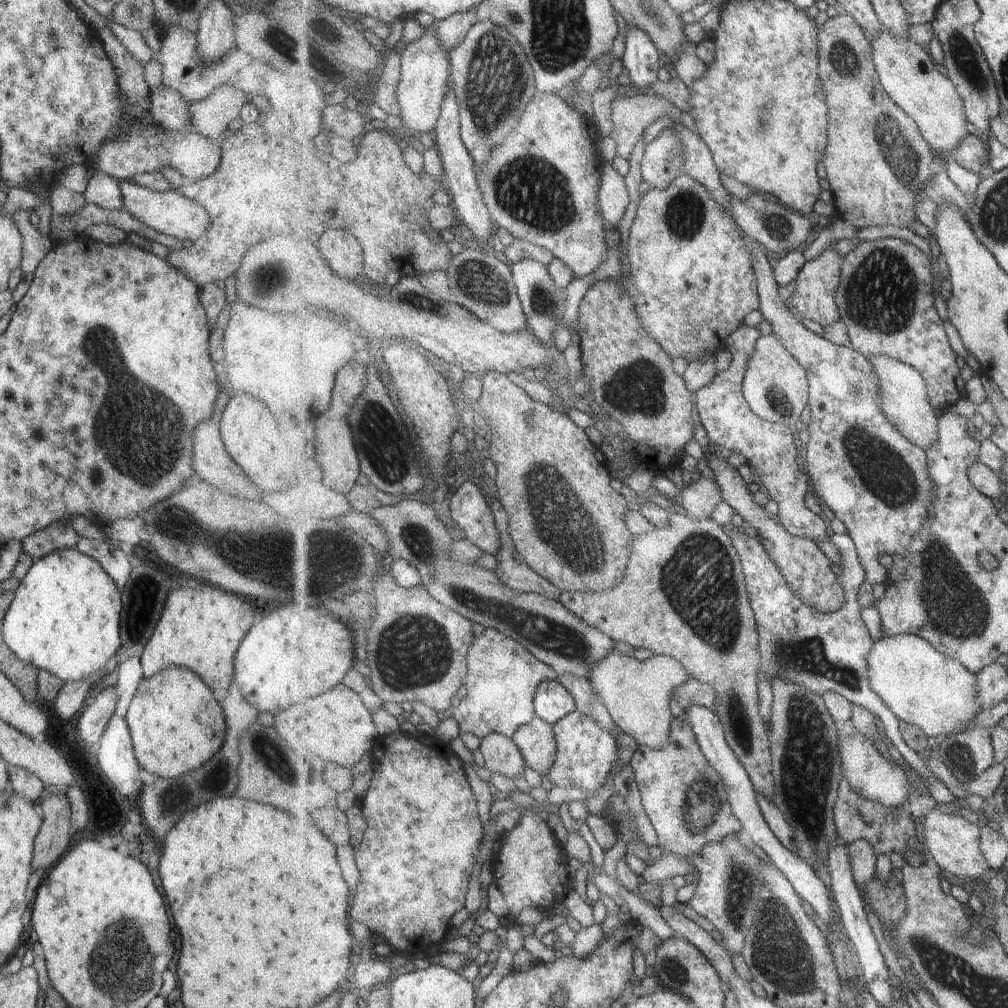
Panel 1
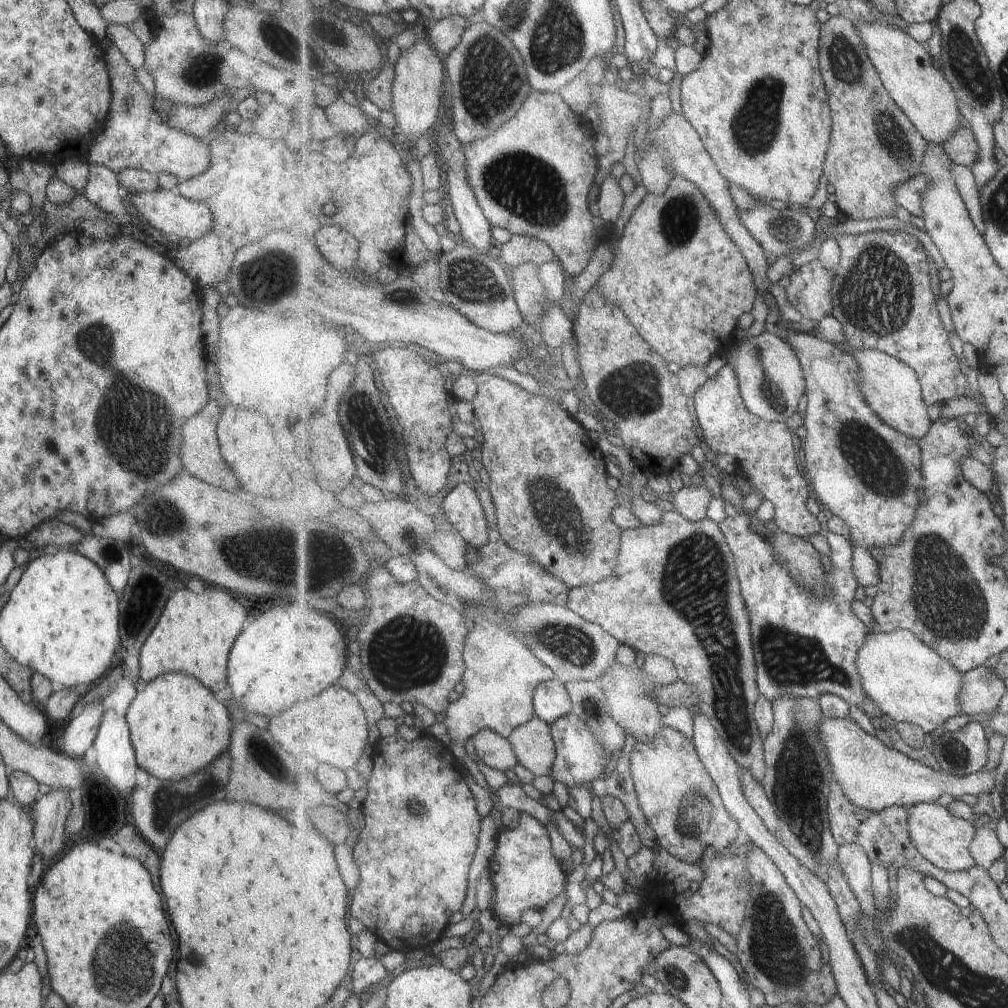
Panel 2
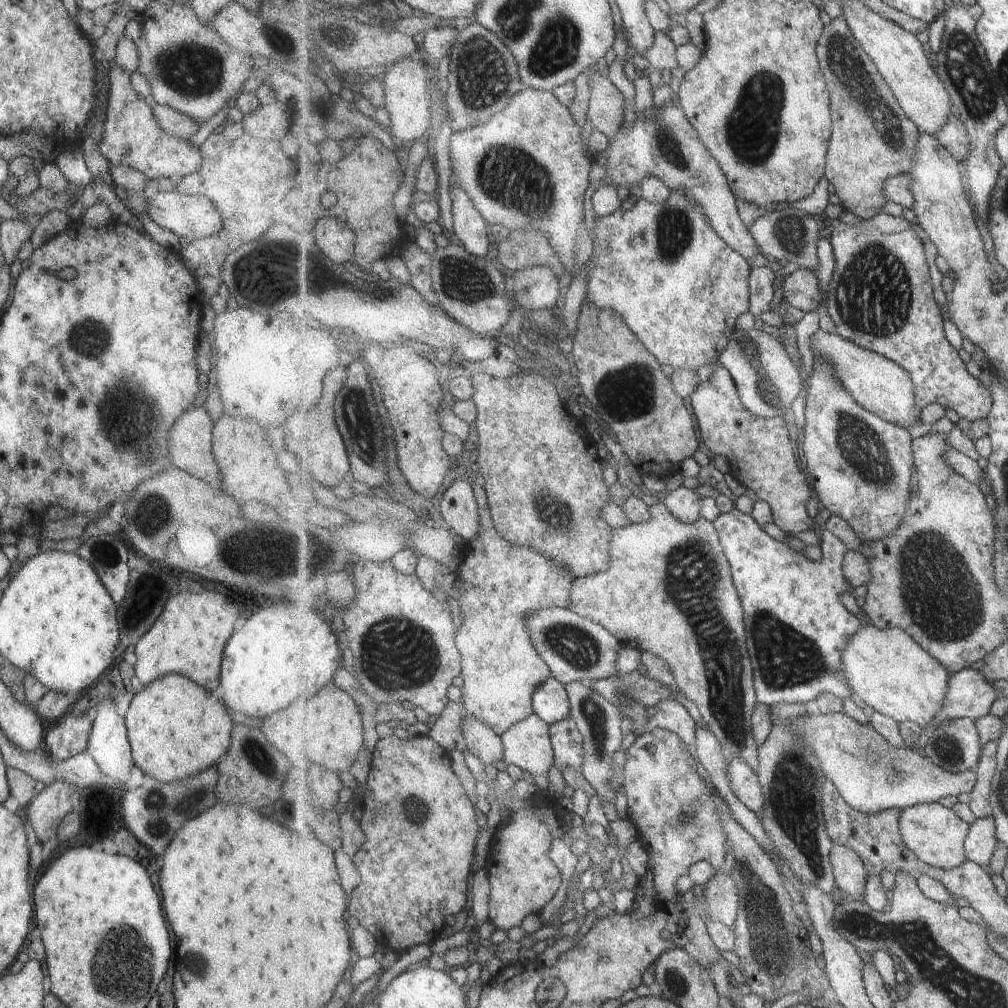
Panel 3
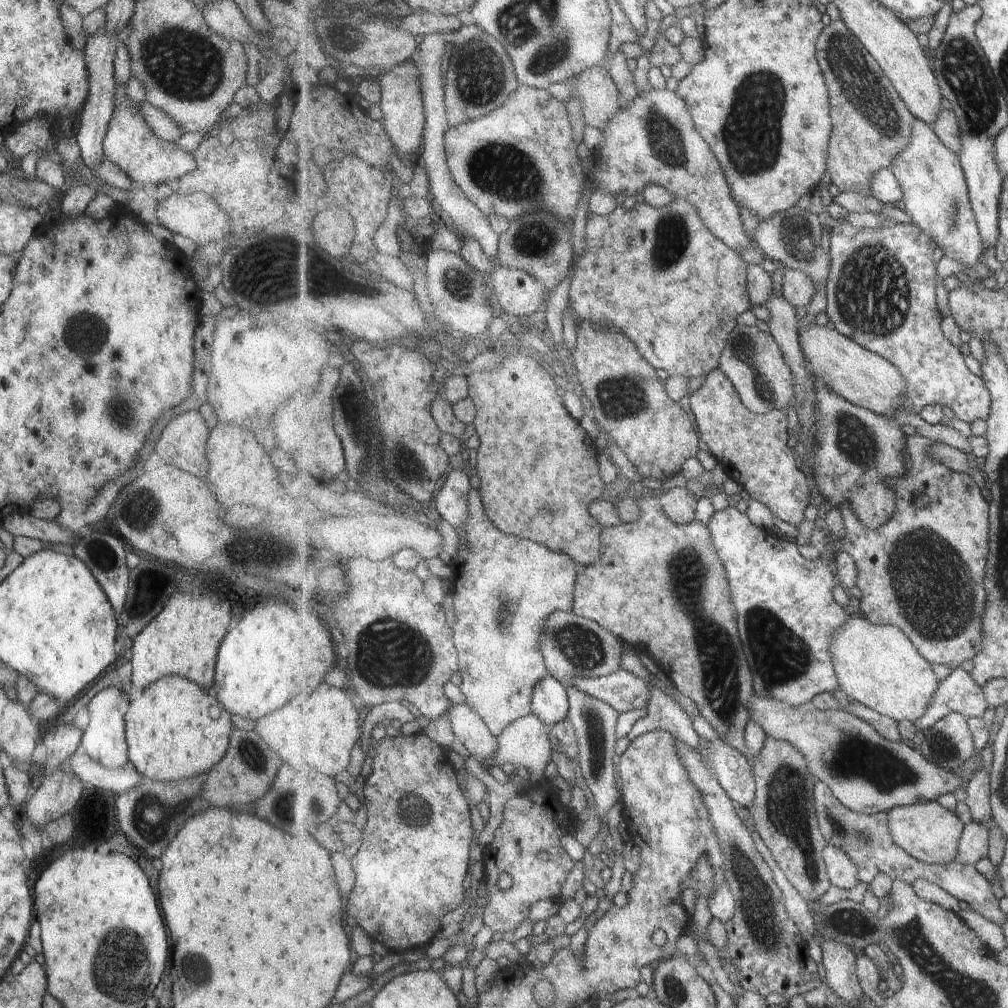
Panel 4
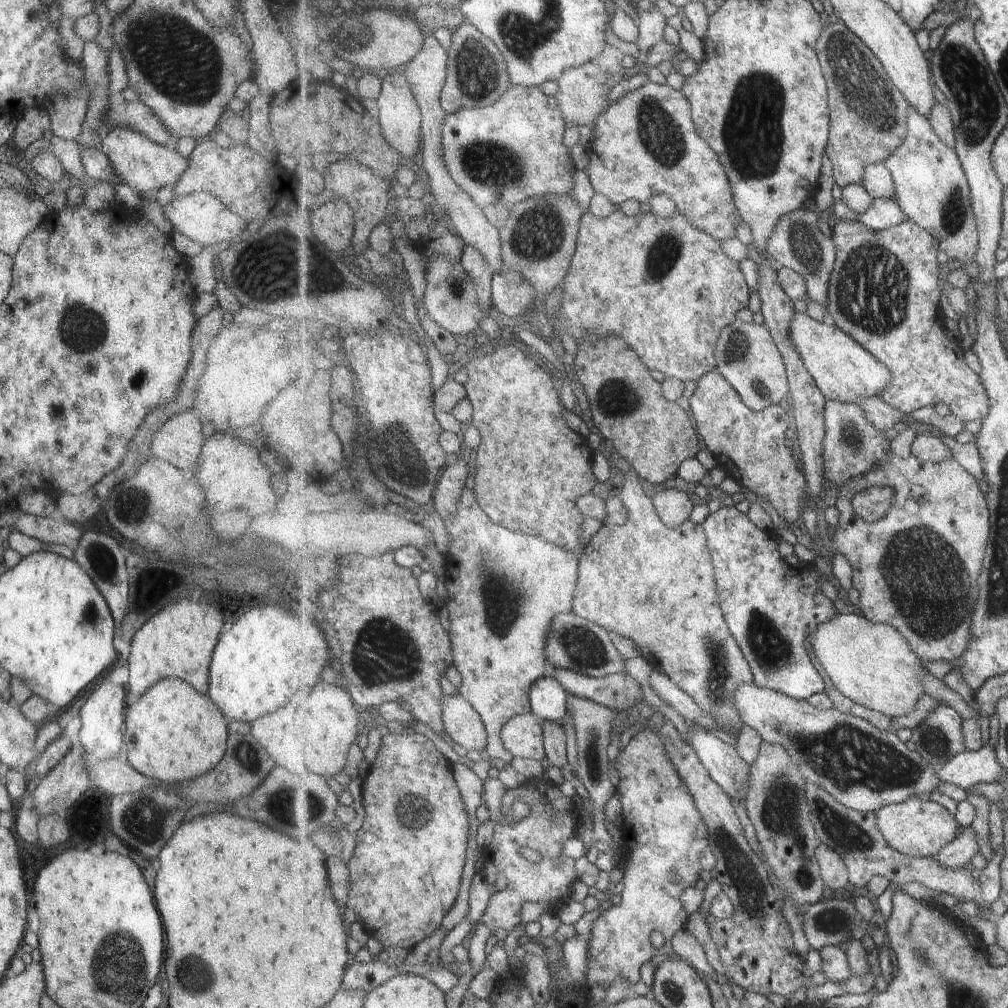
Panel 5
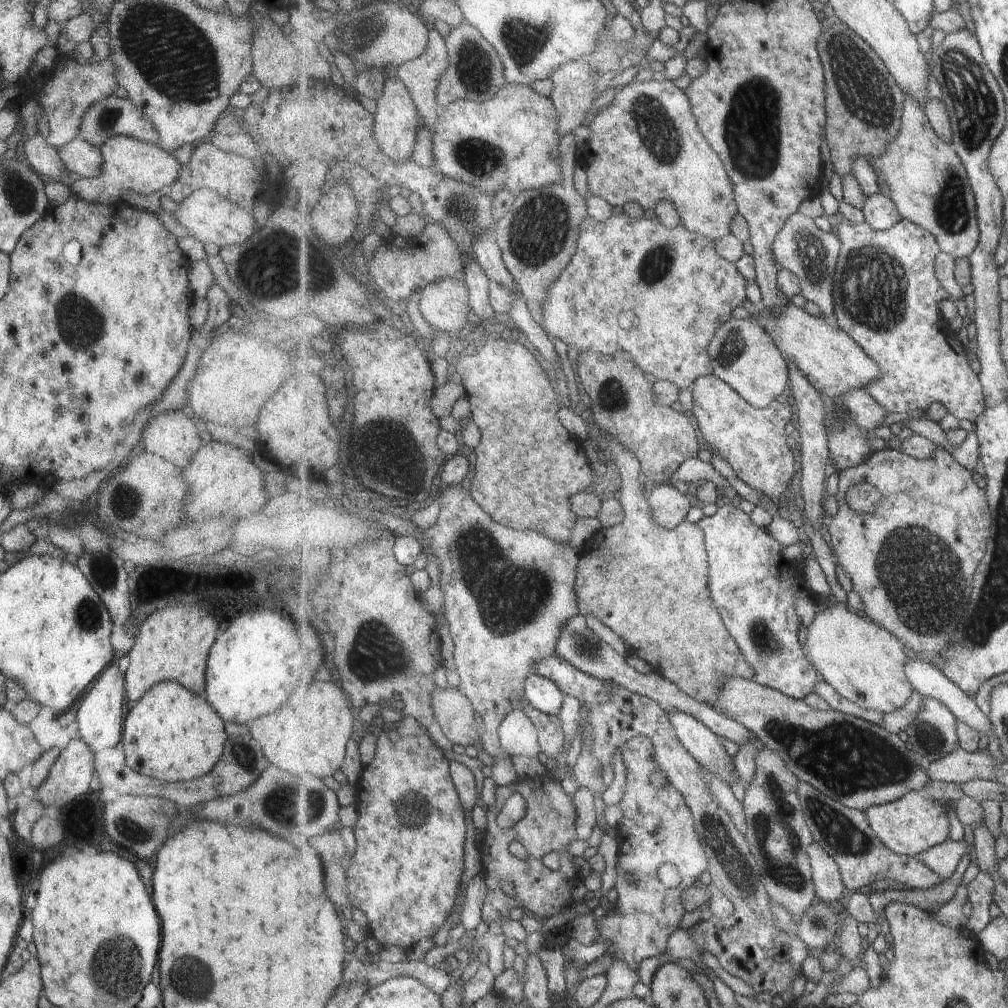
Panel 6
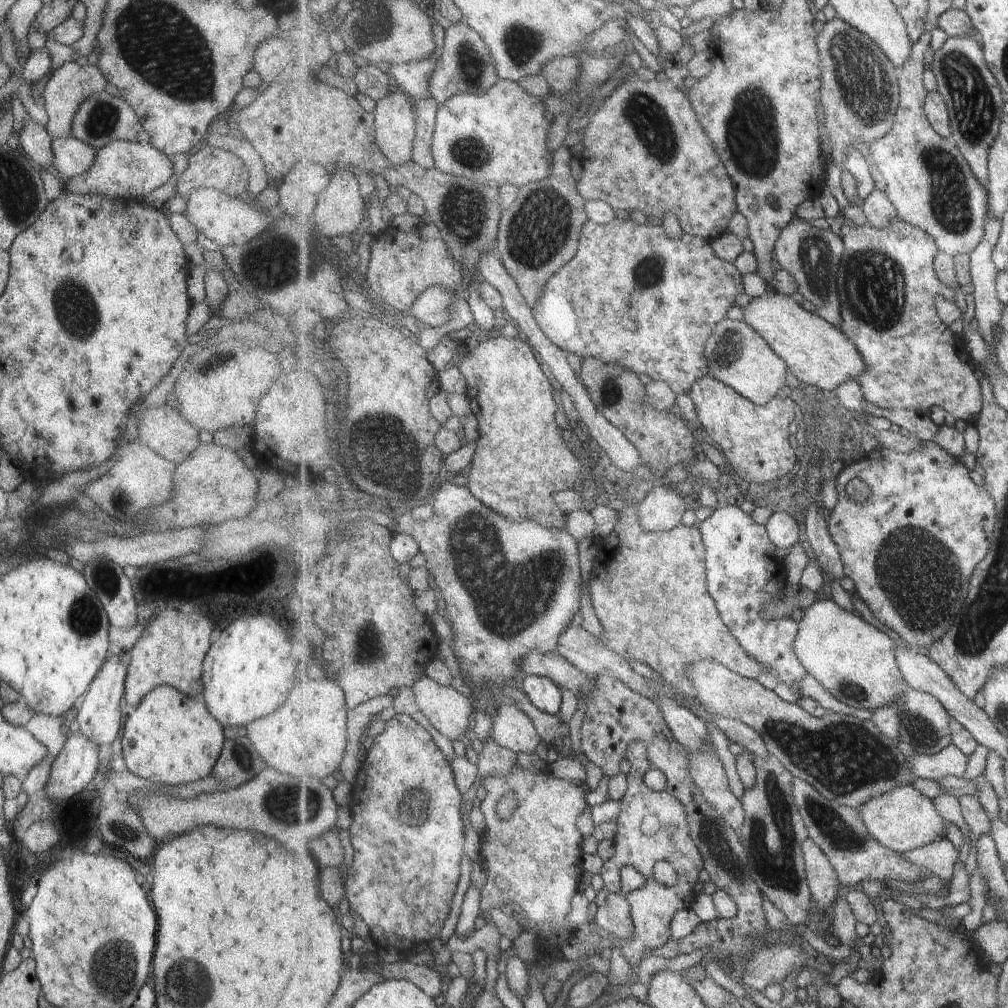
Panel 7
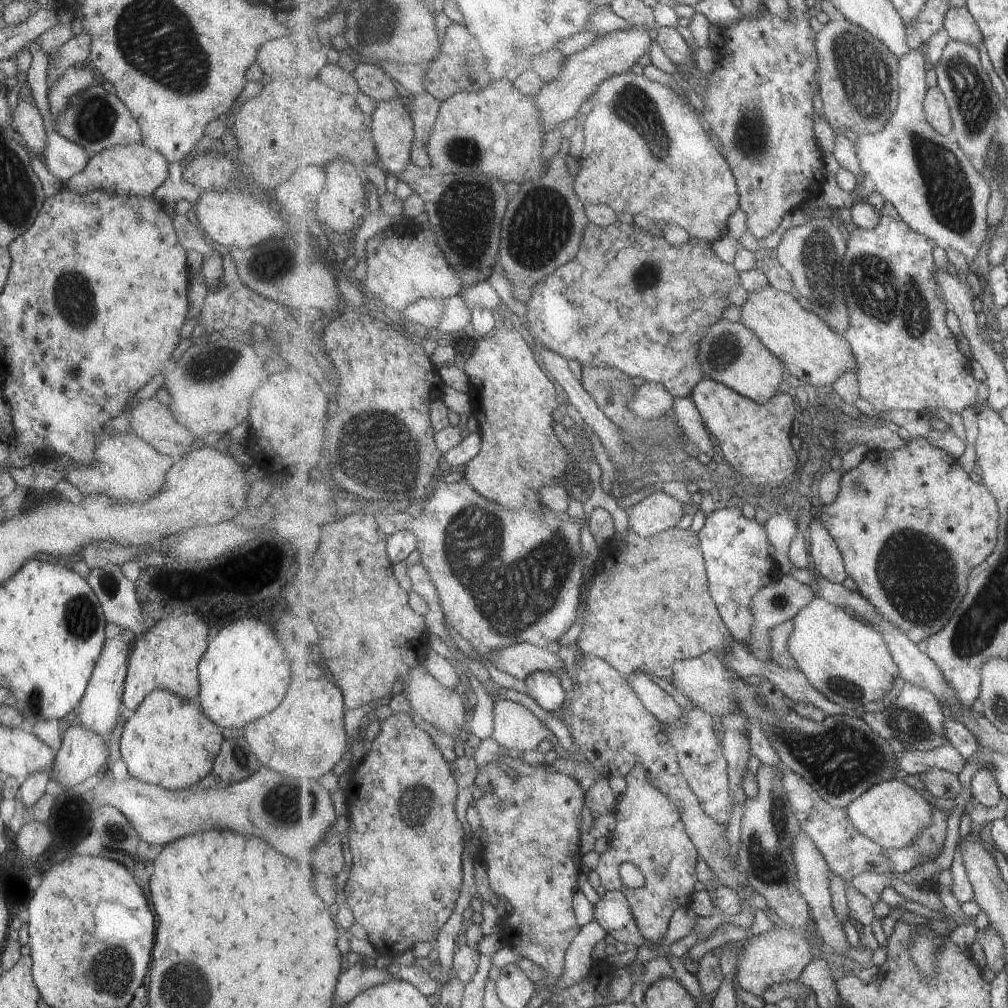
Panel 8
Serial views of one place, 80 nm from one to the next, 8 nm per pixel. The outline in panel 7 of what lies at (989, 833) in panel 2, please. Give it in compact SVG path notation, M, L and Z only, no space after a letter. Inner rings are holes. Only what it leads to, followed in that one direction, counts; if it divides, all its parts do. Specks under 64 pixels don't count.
M947 837L931 843L927 847L901 853L911 864L918 867L929 868L932 875L943 880L949 880L953 876L953 866L957 863L959 856L955 844Z

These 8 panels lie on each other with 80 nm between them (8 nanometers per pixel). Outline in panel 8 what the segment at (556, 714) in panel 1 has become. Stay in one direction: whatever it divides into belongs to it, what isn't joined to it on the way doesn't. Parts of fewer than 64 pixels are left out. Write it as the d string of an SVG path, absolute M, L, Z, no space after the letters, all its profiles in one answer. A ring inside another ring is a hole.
M539 671L525 681L529 696L541 708L550 712L561 710L566 701L566 690L553 673Z

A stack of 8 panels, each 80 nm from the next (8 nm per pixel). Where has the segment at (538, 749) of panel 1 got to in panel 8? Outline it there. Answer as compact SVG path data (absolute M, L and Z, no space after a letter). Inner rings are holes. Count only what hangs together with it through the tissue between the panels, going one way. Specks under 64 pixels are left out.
M503 699L494 705L494 733L493 738L504 747L515 748L522 753L537 751L543 740L552 736L551 731L545 727L543 722L528 710L523 704Z

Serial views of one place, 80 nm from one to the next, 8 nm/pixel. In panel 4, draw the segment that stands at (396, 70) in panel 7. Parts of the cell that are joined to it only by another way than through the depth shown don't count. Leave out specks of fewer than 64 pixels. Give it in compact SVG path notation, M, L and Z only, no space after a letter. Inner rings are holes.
M447 32L429 33L425 35L420 44L419 59L415 63L420 72L420 83L427 117L424 130L424 144L420 153L420 162L425 166L429 178L429 190L435 198L434 202L439 212L447 216L449 220L455 222L457 228L463 232L463 236L477 239L481 243L483 250L490 256L491 261L495 263L497 267L499 266L499 264L497 264L497 256L501 234L497 234L497 232L491 228L491 222L489 222L485 214L465 196L465 193L455 182L446 155L446 132L451 126L446 111L446 94L444 89L446 77L443 78L441 68L443 68L443 56L445 56L445 42L447 38L452 38L452 36L453 34Z

